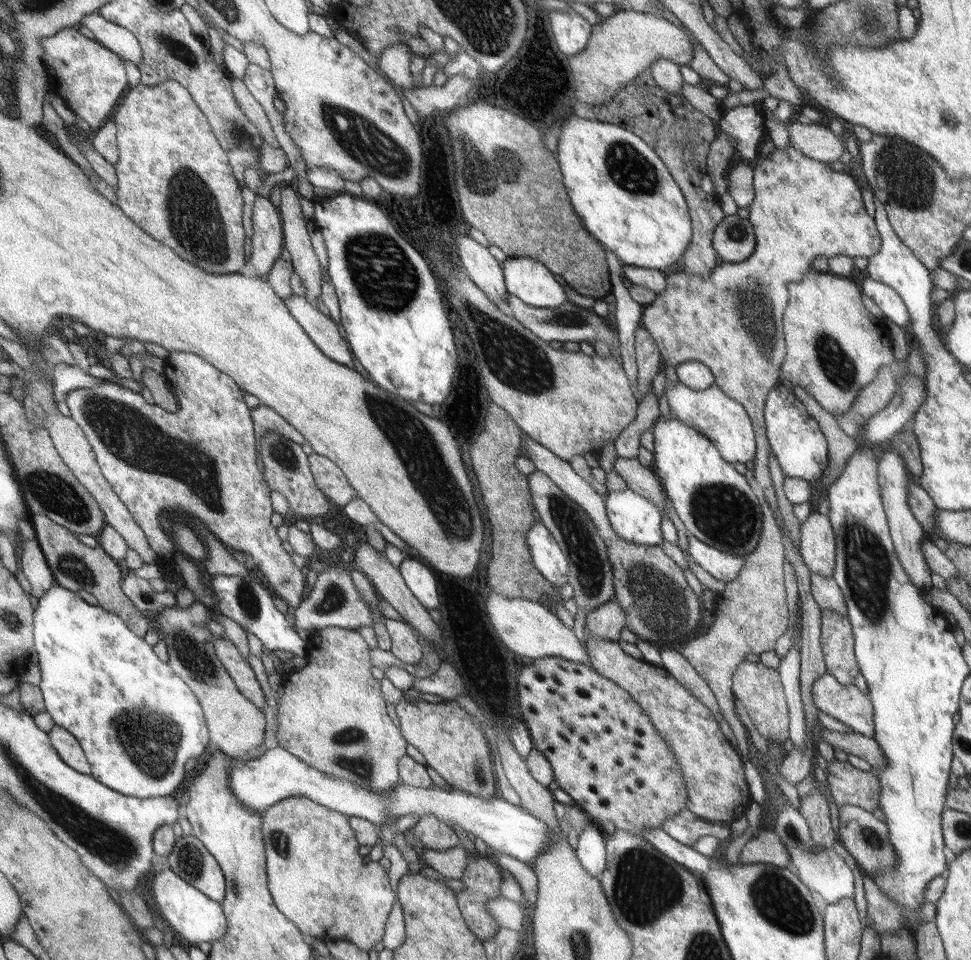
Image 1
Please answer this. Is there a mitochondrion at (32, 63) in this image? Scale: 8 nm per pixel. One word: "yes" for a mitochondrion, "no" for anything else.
no

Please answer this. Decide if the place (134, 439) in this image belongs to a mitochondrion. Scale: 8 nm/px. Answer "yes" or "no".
yes

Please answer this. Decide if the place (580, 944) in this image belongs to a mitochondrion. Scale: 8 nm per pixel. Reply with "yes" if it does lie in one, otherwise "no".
yes

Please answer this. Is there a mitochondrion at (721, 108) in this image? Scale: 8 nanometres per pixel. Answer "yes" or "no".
no

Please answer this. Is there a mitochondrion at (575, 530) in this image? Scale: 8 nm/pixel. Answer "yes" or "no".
yes

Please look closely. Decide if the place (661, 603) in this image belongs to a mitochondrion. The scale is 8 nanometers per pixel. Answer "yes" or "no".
yes

